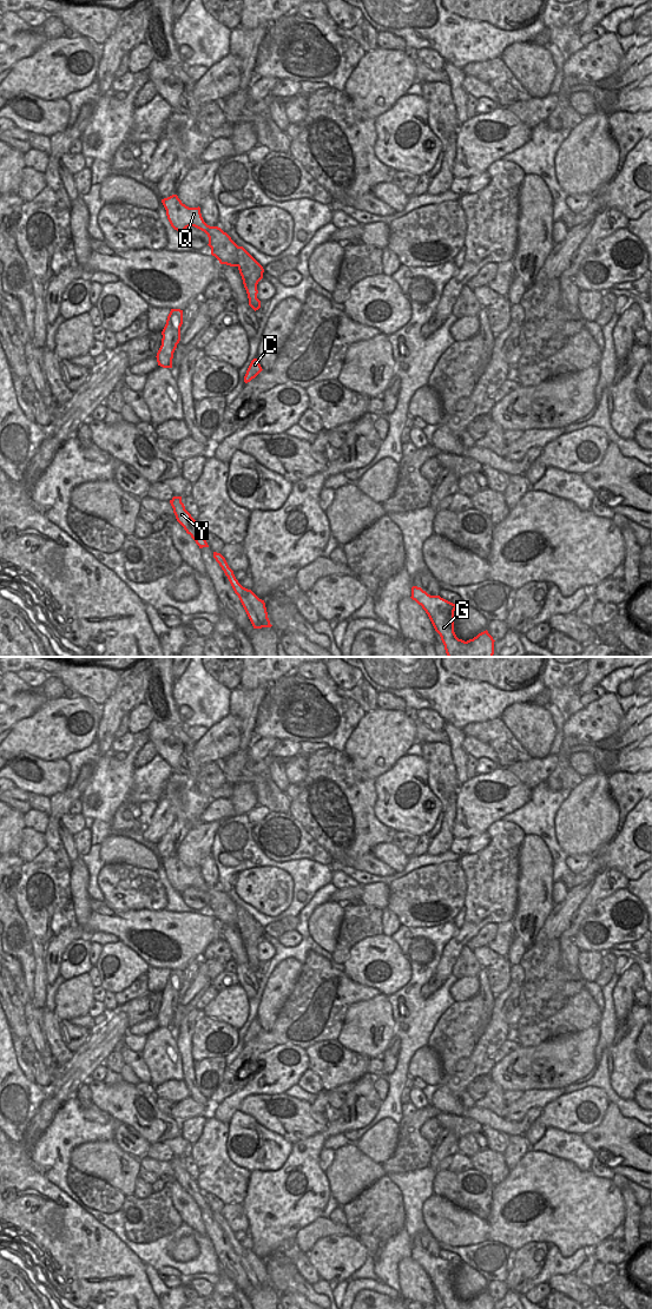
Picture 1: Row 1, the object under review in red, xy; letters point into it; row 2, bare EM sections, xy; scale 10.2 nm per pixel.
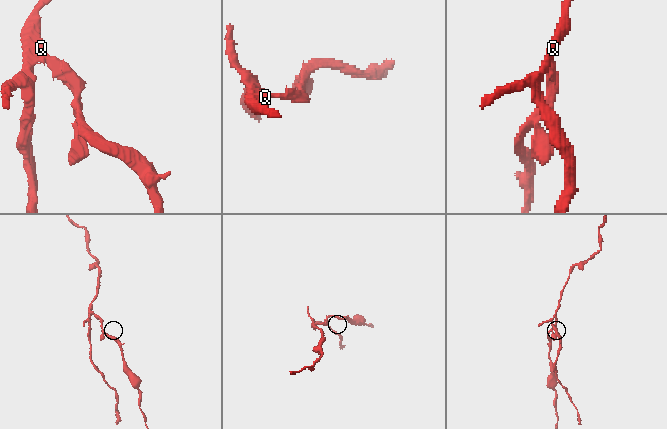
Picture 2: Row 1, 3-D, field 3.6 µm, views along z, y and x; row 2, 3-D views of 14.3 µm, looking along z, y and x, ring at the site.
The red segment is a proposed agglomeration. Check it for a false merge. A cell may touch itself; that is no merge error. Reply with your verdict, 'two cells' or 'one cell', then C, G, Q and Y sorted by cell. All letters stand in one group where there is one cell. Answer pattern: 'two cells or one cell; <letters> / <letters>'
two cells; C G / Q Y

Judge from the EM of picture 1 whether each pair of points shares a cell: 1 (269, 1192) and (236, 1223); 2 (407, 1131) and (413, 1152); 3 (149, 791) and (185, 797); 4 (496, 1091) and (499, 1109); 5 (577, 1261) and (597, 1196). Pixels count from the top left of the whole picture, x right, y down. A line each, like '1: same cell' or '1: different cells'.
1: different cells
2: same cell
3: different cells
4: same cell
5: different cells

